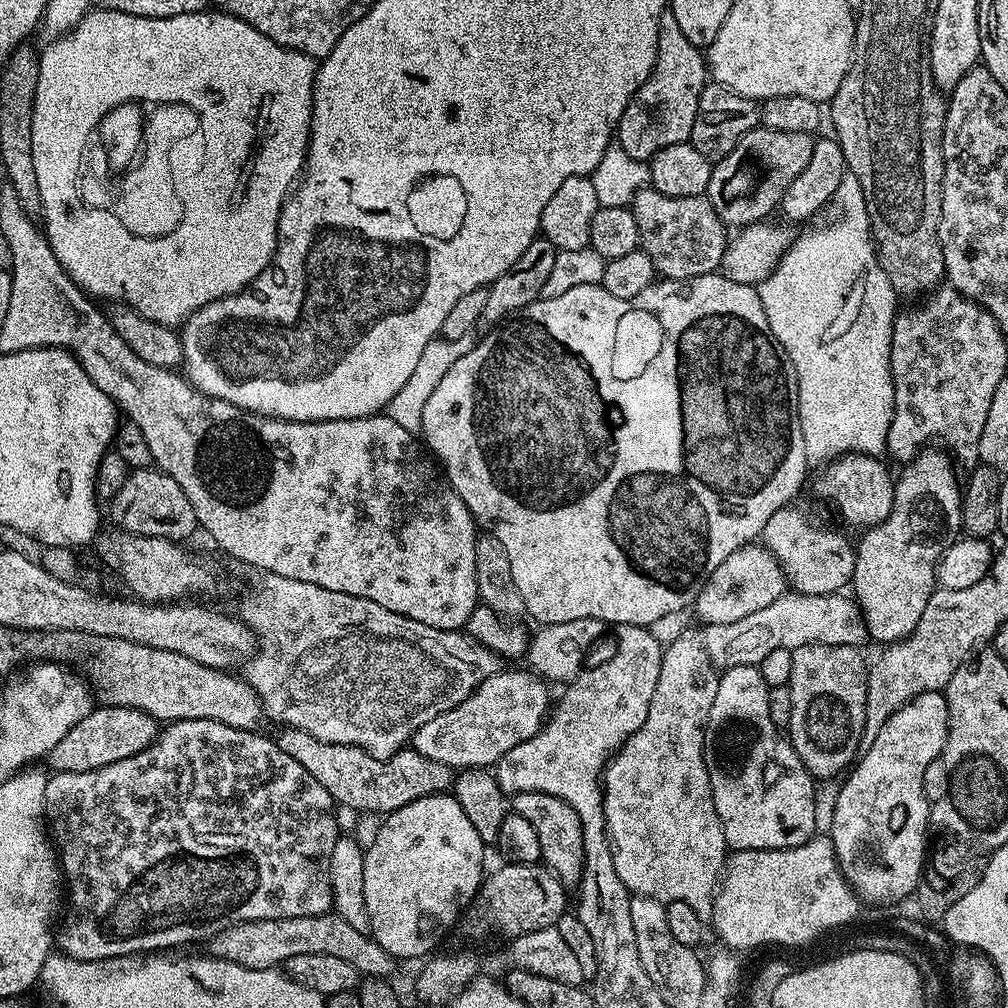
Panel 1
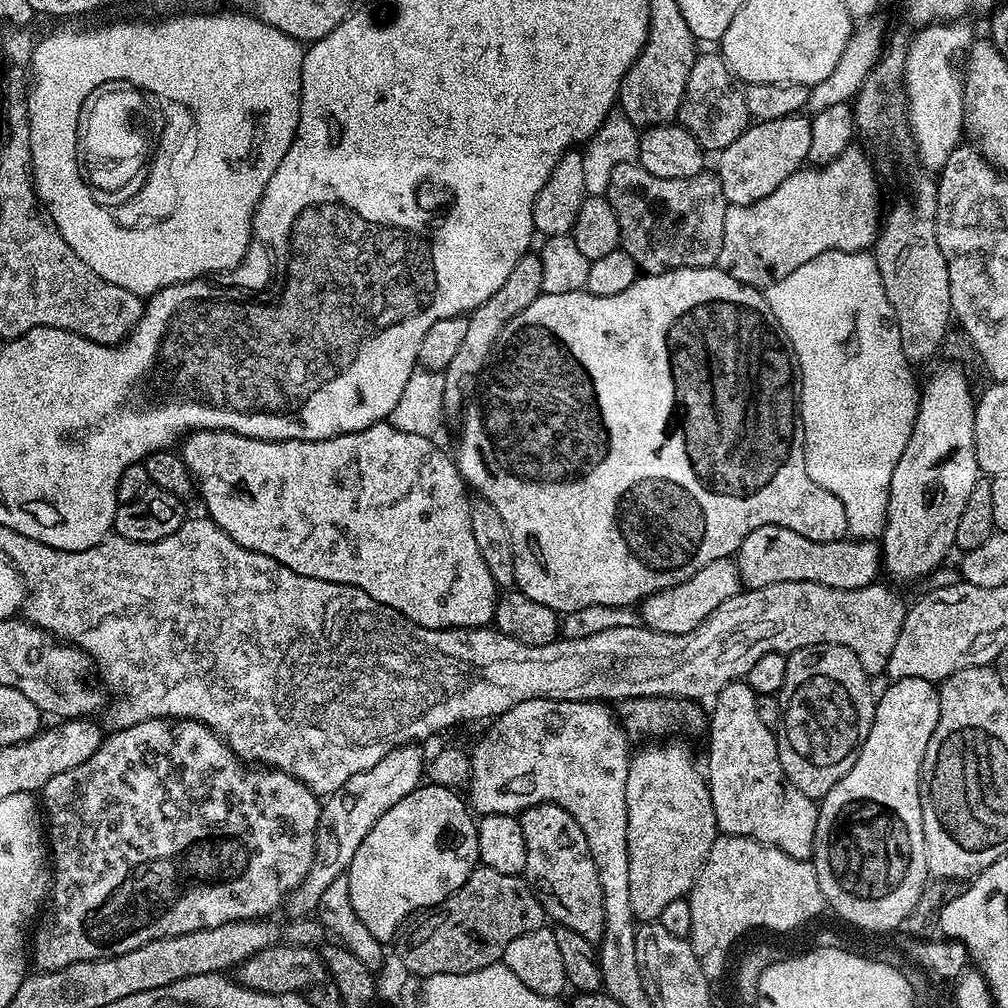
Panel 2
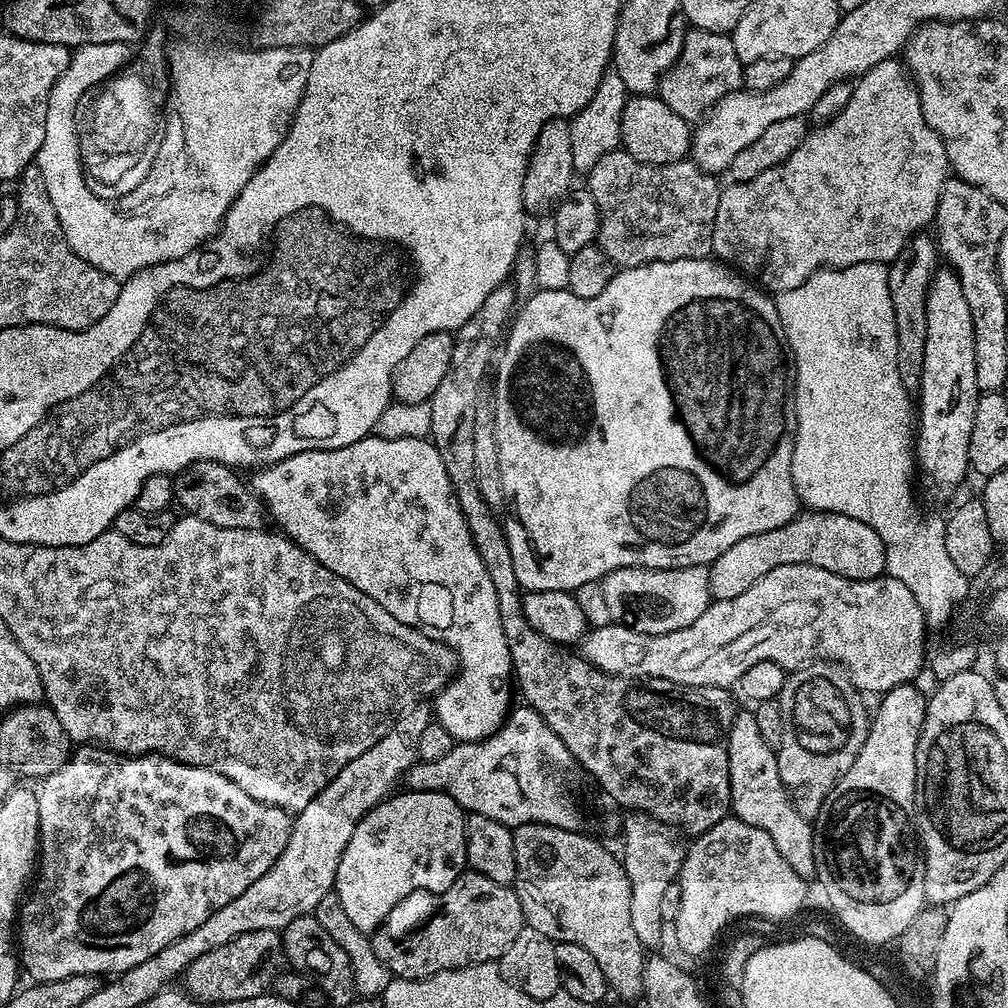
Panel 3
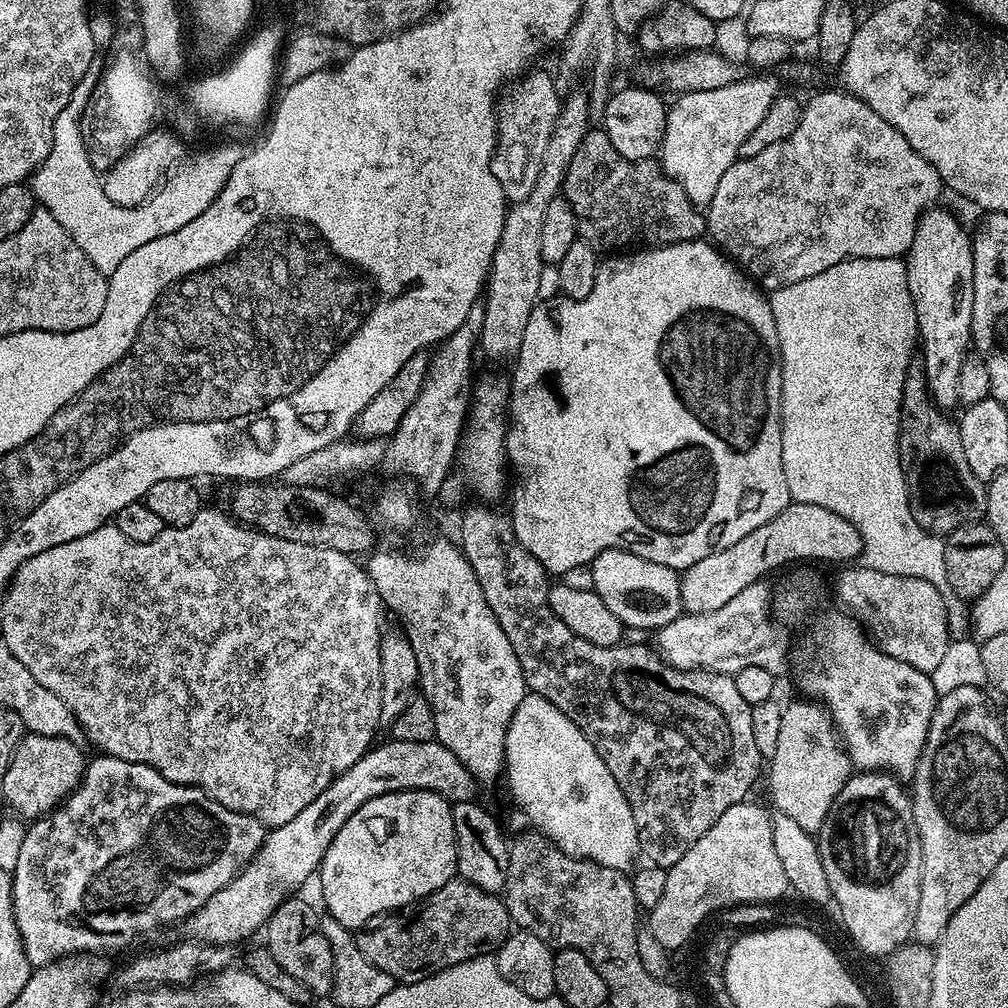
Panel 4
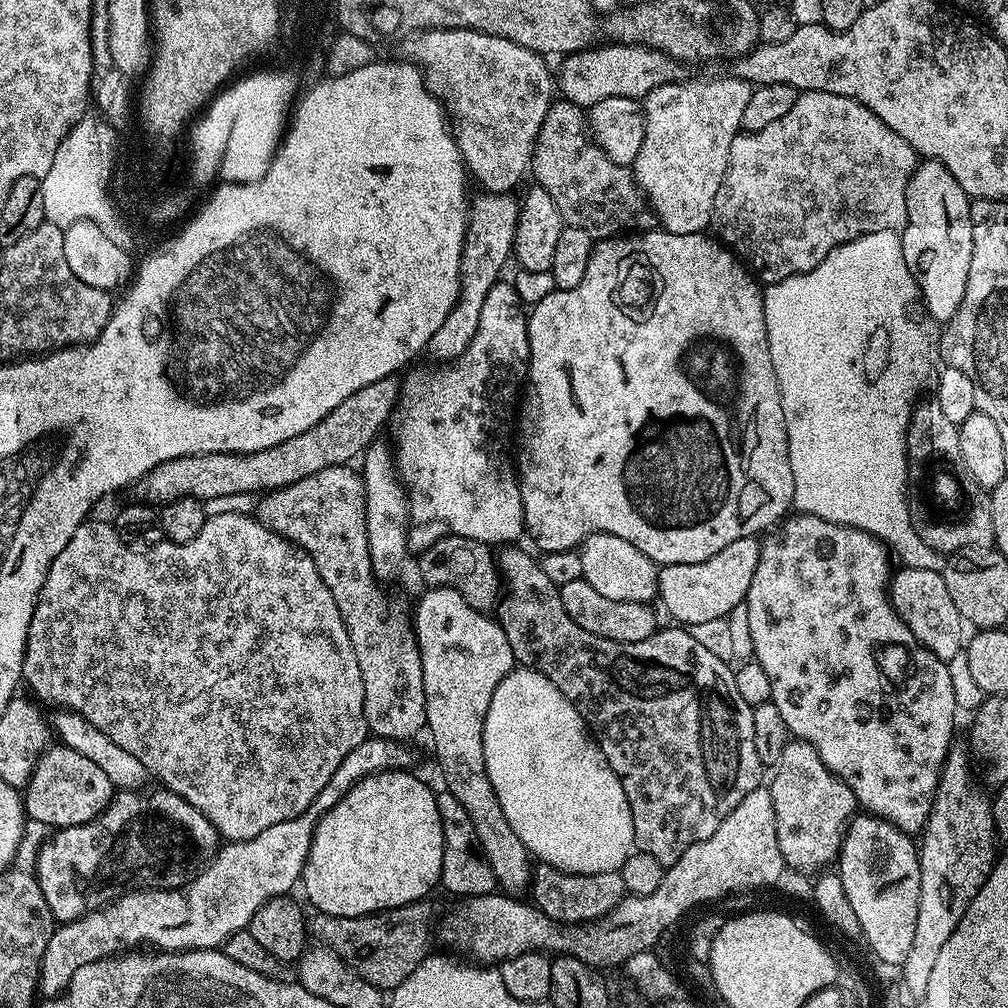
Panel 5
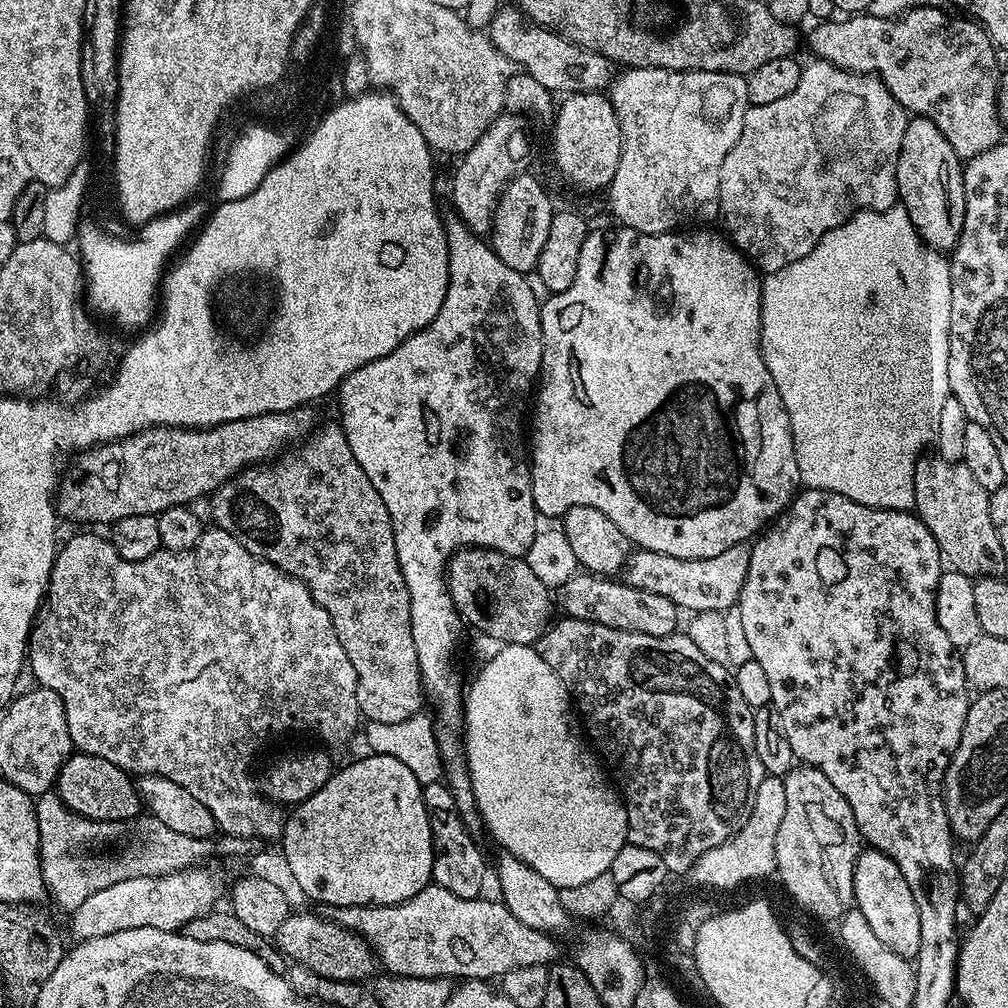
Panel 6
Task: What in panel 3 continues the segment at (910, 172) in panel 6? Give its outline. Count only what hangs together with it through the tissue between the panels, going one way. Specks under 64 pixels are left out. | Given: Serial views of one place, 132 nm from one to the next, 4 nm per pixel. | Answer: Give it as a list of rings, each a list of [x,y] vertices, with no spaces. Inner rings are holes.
[[[937,267],[936,273],[932,275],[932,281],[928,287],[928,297],[926,298],[926,362],[922,366],[922,378],[918,389],[918,427],[914,432],[914,460],[924,471],[924,476],[936,488],[952,488],[955,484],[960,484],[964,480],[964,475],[969,475],[970,465],[968,463],[968,447],[970,446],[970,430],[974,430],[974,410],[978,406],[981,398],[981,390],[978,386],[978,377],[974,374],[974,322],[970,314],[970,305],[966,302],[966,294],[962,292],[962,286],[956,273],[951,267]]]

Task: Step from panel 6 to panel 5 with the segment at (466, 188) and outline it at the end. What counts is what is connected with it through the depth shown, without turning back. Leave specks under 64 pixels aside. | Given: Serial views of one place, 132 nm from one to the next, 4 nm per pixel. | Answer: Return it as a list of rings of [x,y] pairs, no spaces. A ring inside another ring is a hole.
[[[509,192],[479,193],[480,197],[471,201],[468,209],[468,229],[464,235],[462,246],[462,262],[460,263],[460,289],[458,298],[446,314],[446,322],[430,338],[426,352],[438,362],[457,360],[470,346],[474,338],[474,330],[478,330],[478,317],[482,314],[482,302],[486,302],[486,294],[501,279],[500,271],[504,263],[512,256],[514,234],[516,233],[517,216],[520,213],[517,197]]]

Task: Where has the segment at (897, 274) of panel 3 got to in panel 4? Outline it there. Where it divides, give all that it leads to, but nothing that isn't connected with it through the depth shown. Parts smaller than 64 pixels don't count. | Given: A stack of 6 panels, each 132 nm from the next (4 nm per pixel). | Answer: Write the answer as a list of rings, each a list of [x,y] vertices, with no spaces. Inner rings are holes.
[[[913,358],[906,370],[900,407],[900,461],[908,483],[910,510],[927,532],[955,533],[963,524],[985,519],[988,490],[966,463],[960,425],[945,409],[938,407],[928,388],[924,361]]]

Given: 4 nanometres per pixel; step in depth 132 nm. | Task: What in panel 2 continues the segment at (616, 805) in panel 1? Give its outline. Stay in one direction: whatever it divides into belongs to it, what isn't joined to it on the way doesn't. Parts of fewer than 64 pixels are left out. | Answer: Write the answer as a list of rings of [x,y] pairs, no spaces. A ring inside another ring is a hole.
[[[652,742],[649,748],[631,757],[626,778],[626,842],[630,854],[630,910],[640,922],[659,921],[662,909],[675,900],[683,900],[692,890],[718,829],[705,773],[696,765],[692,752],[684,744]]]

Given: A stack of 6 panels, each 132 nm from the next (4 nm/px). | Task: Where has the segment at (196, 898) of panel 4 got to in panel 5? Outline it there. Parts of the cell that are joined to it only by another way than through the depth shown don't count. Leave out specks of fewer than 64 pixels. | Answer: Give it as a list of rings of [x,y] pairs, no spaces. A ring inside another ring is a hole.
[[[157,787],[157,792],[148,792],[149,790],[120,790],[113,795],[112,800],[106,806],[106,810],[90,822],[82,826],[70,826],[53,831],[45,840],[44,845],[40,847],[40,853],[36,859],[34,875],[38,886],[42,888],[42,895],[46,898],[46,906],[50,906],[50,914],[53,921],[60,924],[69,924],[71,920],[76,920],[79,916],[84,916],[89,910],[102,908],[106,904],[118,899],[125,892],[134,892],[137,890],[147,890],[150,888],[183,888],[197,876],[204,868],[208,867],[212,859],[216,857],[217,852],[222,847],[222,837],[217,832],[216,827],[202,815],[190,802],[186,802],[178,794],[169,792],[167,788]]]

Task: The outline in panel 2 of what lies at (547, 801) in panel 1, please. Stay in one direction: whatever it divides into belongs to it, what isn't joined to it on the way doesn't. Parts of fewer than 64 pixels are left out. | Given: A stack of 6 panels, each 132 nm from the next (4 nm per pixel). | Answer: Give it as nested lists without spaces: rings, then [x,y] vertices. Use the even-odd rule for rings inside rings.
[[[535,804],[518,816],[522,838],[526,838],[526,866],[523,875],[544,907],[544,915],[561,928],[569,928],[582,938],[596,942],[604,933],[602,882],[598,882],[598,866],[590,854],[582,826],[562,806]]]

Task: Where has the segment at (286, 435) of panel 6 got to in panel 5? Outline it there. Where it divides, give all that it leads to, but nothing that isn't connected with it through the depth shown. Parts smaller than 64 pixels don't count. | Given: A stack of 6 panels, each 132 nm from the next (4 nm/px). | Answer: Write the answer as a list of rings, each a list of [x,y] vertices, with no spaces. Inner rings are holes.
[[[399,375],[378,378],[370,386],[362,386],[358,394],[350,394],[334,411],[326,414],[318,426],[310,426],[298,438],[290,438],[270,450],[258,450],[254,454],[210,454],[209,456],[183,456],[170,462],[162,462],[153,472],[147,472],[142,481],[143,499],[153,506],[169,504],[178,498],[194,498],[206,501],[223,495],[242,492],[258,494],[267,490],[285,488],[318,470],[326,470],[339,464],[351,465],[352,459],[363,457],[371,444],[377,443],[380,431],[388,418],[393,417],[402,391]]]

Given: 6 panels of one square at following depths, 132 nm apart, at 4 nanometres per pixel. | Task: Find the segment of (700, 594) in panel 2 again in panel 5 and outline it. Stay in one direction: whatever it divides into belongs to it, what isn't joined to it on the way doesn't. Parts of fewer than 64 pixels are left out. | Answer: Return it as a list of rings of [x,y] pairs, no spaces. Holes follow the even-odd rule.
[[[595,532],[581,539],[578,551],[582,558],[582,578],[590,582],[590,586],[594,586],[598,594],[614,602],[652,604],[657,599],[658,565],[650,558],[646,558],[642,550],[630,546],[626,538]]]

